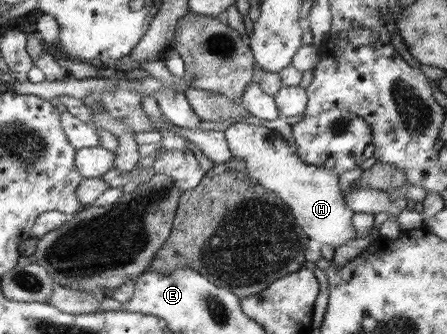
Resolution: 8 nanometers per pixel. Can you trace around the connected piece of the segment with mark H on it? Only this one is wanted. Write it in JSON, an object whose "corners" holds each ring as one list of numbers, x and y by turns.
{"corners":[[240,121,232,123,223,133,233,157,245,162,248,176,266,190,278,194,296,216,300,228,312,240,336,249,348,240,357,238,357,228,352,223,355,212,340,190,340,180,336,173,303,161,293,152,287,140,274,129]]}

